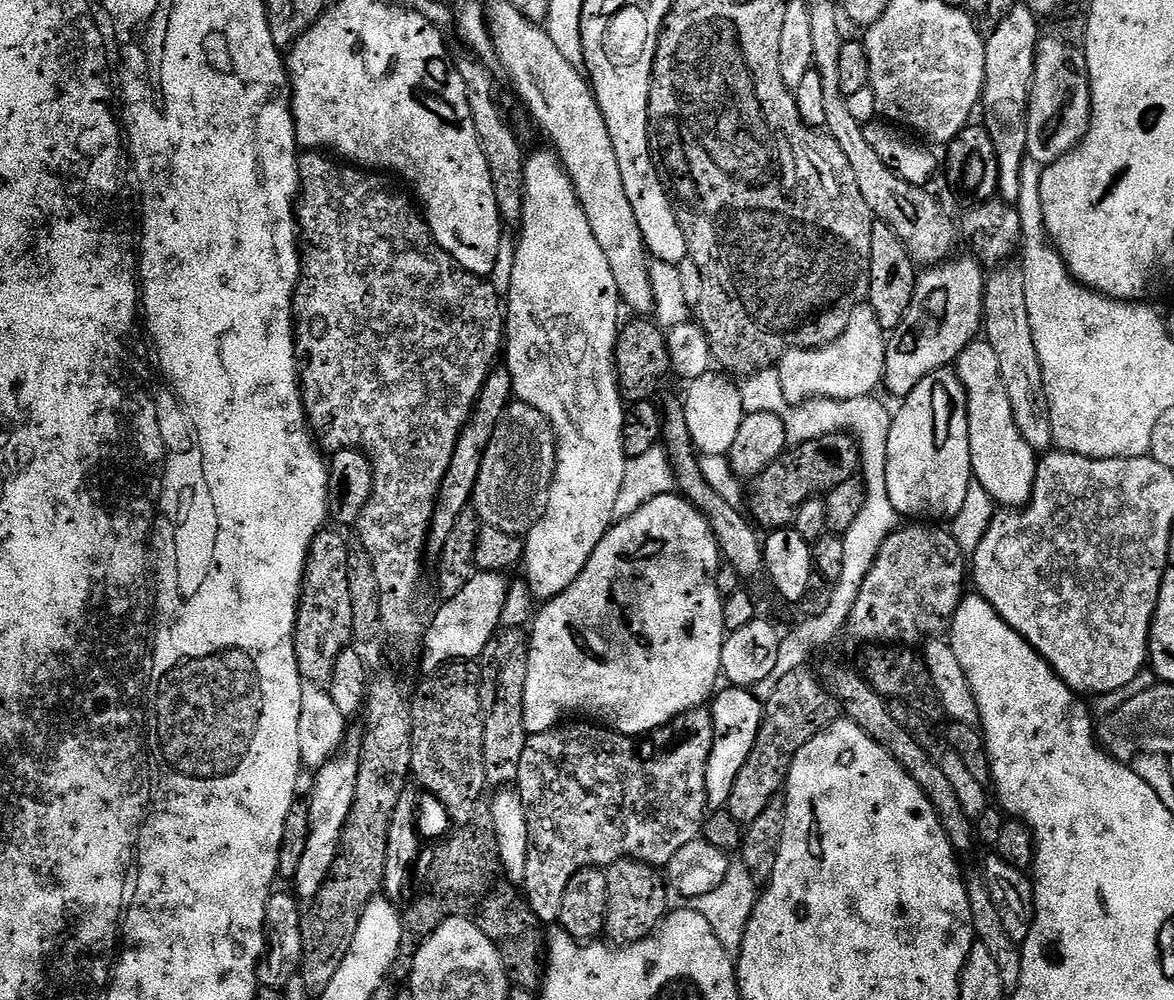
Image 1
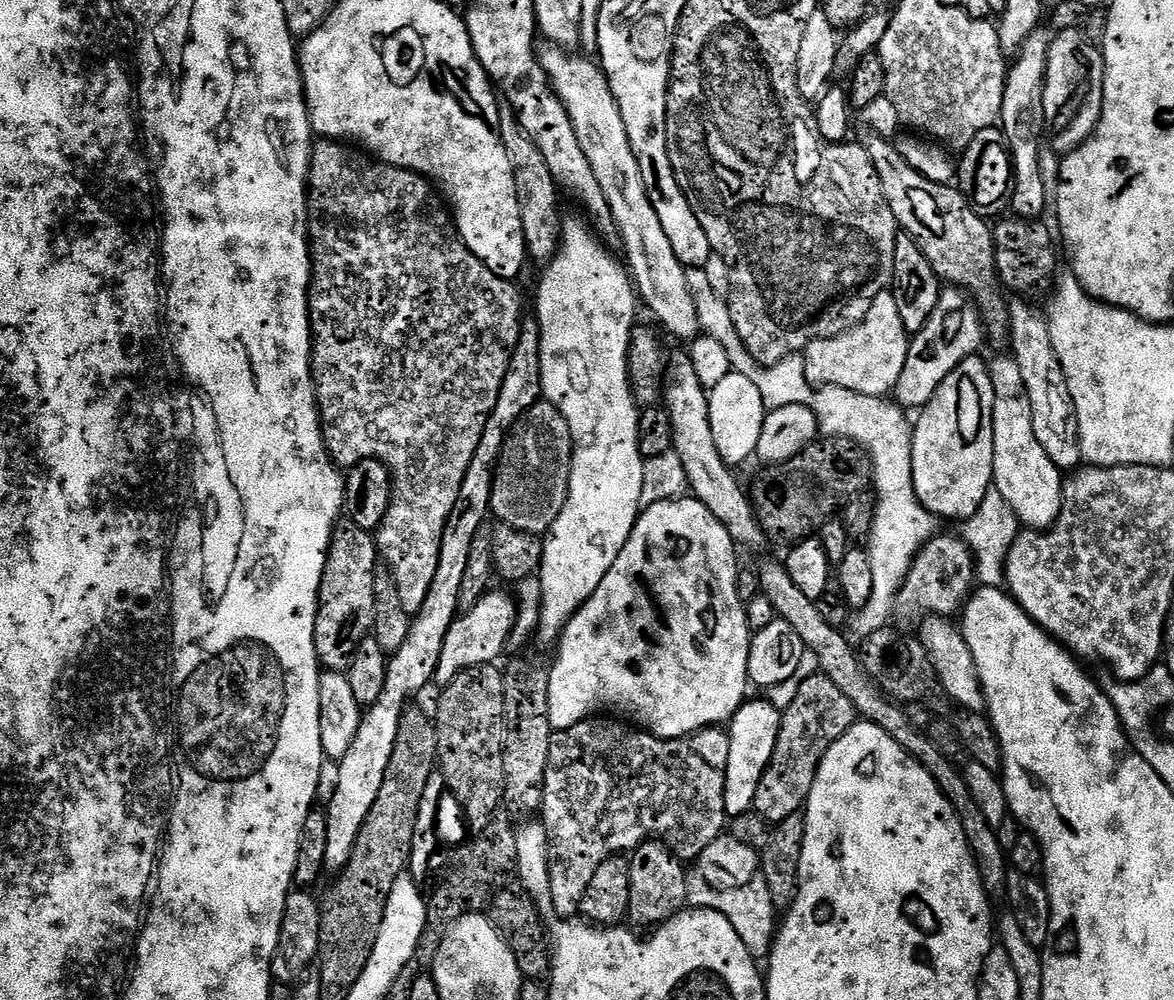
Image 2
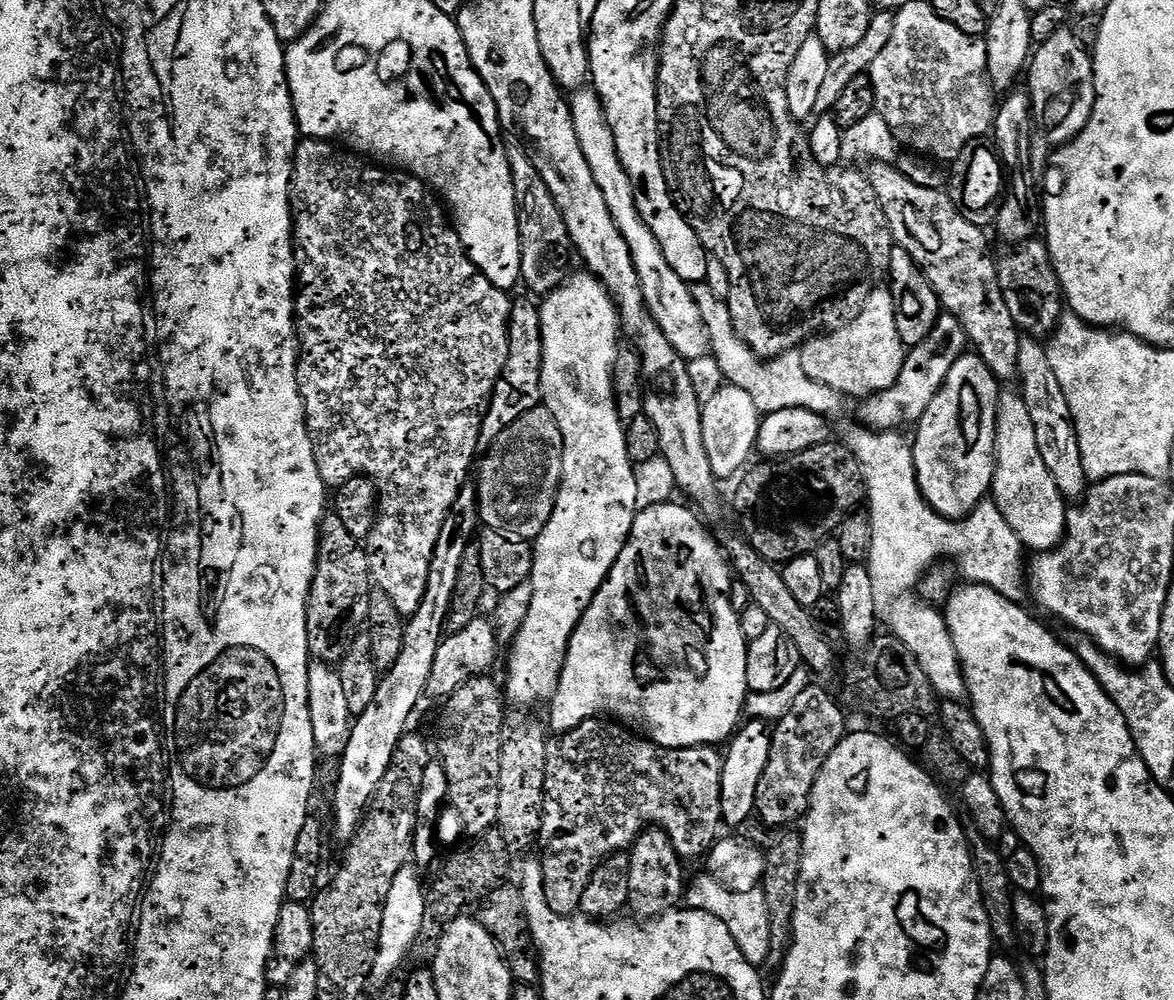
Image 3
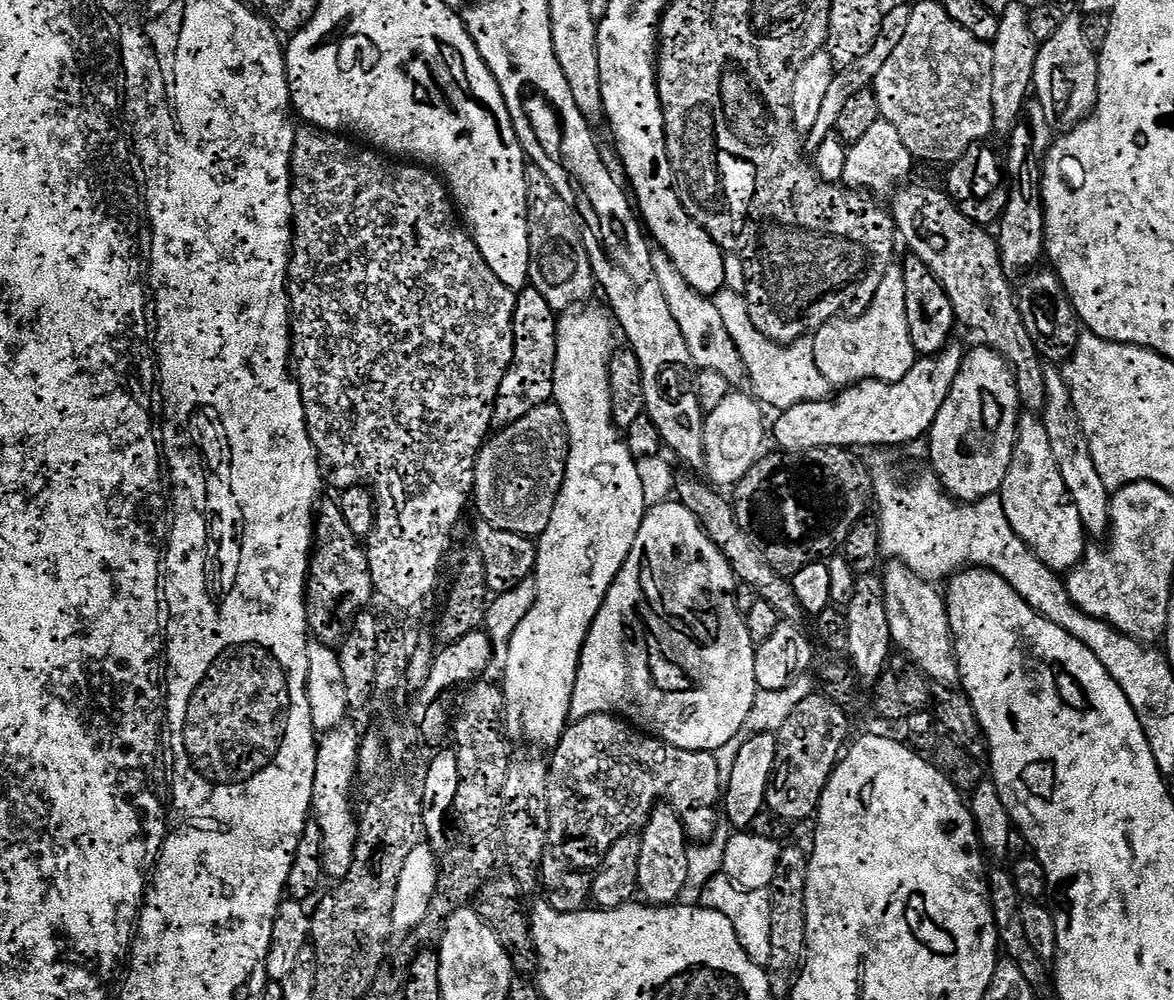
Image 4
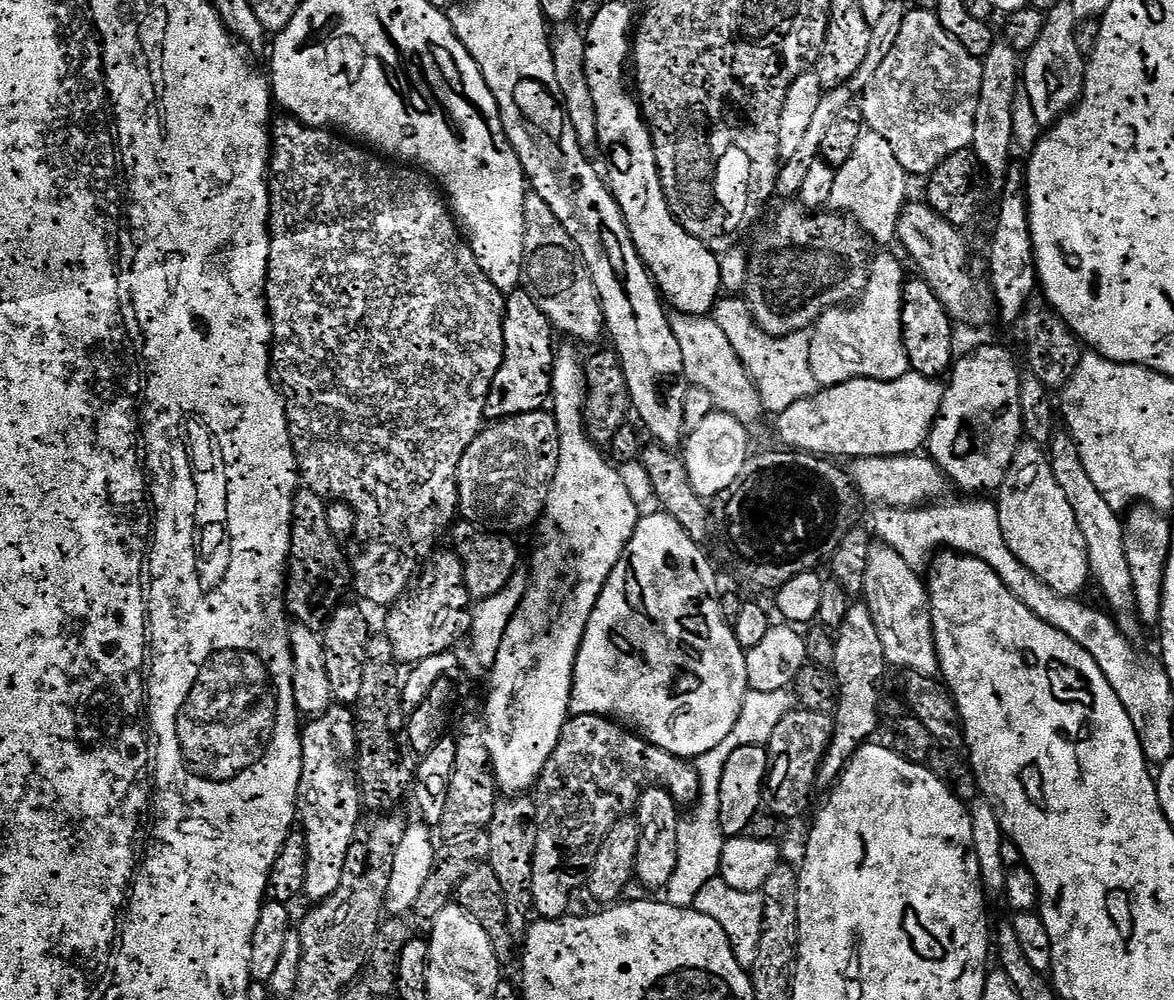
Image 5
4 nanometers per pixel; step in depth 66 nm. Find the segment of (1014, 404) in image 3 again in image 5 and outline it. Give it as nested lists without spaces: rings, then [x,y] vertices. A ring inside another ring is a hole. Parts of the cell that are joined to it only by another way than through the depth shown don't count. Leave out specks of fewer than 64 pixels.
[[[1024,446],[1016,453],[1003,484],[998,489],[998,507],[1006,546],[1050,590],[1076,598],[1090,584],[1086,538],[1074,518],[1058,478],[1054,478],[1051,459],[1039,447]]]

